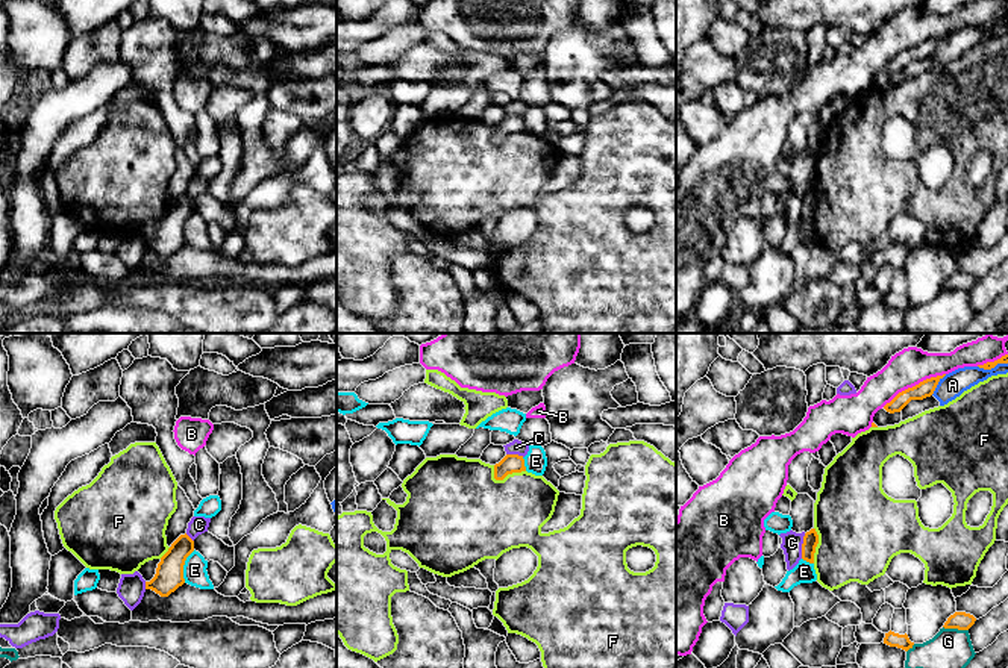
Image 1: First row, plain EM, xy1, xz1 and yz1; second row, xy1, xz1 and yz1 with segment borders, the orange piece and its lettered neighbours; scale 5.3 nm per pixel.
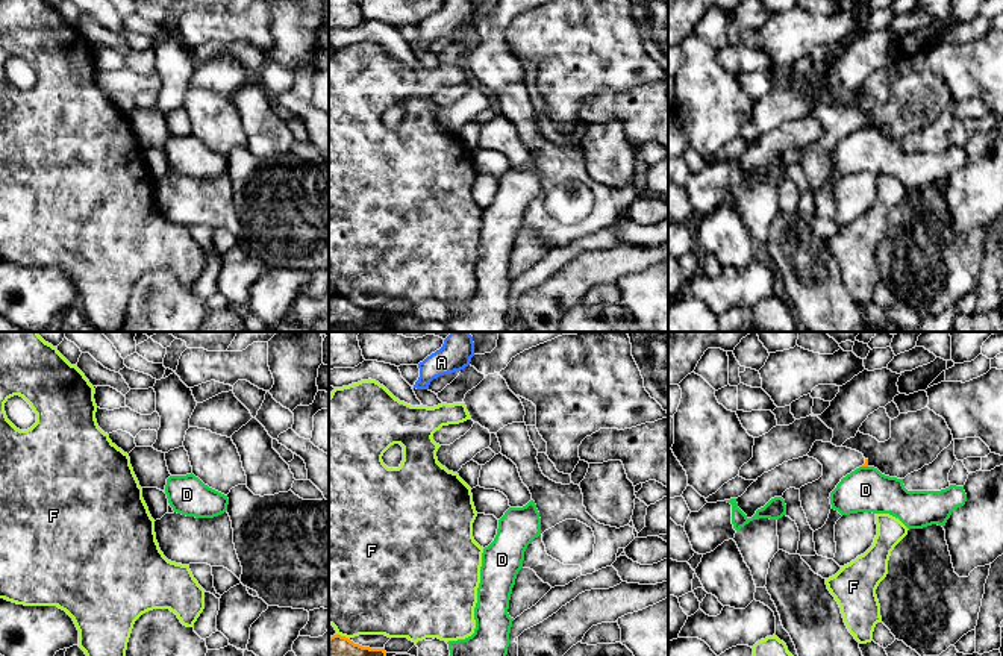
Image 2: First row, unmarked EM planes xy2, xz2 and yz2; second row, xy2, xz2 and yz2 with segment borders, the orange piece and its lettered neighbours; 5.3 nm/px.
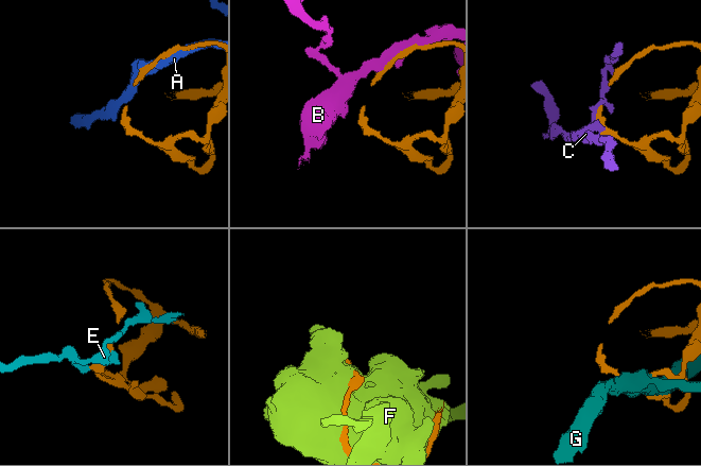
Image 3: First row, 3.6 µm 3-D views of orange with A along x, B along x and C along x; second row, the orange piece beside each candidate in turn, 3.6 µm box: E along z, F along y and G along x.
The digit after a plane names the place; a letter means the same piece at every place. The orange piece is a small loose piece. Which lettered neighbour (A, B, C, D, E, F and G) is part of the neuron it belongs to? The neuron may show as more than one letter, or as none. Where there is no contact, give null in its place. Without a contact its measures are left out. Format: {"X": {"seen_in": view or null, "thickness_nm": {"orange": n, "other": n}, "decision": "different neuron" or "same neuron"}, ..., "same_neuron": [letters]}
{"A": {"seen_in": "yz1", "thickness_nm": {"orange": 90, "other": 140}, "decision": "different neuron"}, "B": {"seen_in": "yz1", "thickness_nm": {"orange": 90, "other": 200}, "decision": "different neuron"}, "C": {"seen_in": "yz1", "thickness_nm": {"orange": 80, "other": 110}, "decision": "different neuron"}, "D": {"seen_in": "yz2", "thickness_nm": {"orange": 20, "other": 240}, "decision": "different neuron"}, "E": {"seen_in": "xy1", "thickness_nm": {"orange": 150, "other": 130}, "decision": "different neuron"}, "F": {"seen_in": "xz1", "thickness_nm": {"orange": 100, "other": 400}, "decision": "different neuron"}, "G": {"seen_in": "yz1", "thickness_nm": {"orange": 100, "other": 240}, "decision": "different neuron"}, "same_neuron": []}

